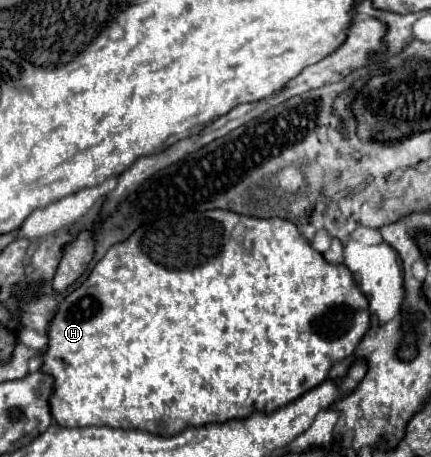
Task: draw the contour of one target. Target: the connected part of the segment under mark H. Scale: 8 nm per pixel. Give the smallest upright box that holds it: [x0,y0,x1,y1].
[43,209,371,437]

